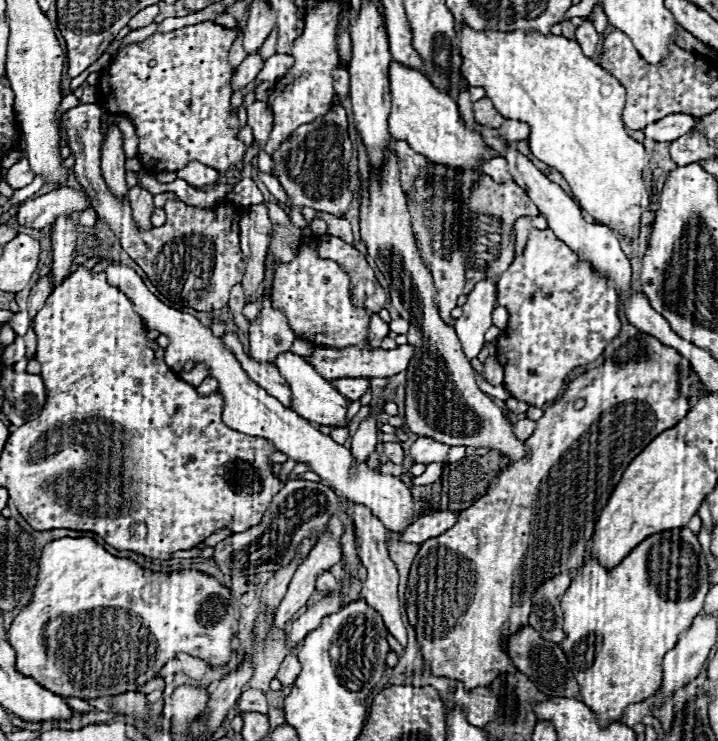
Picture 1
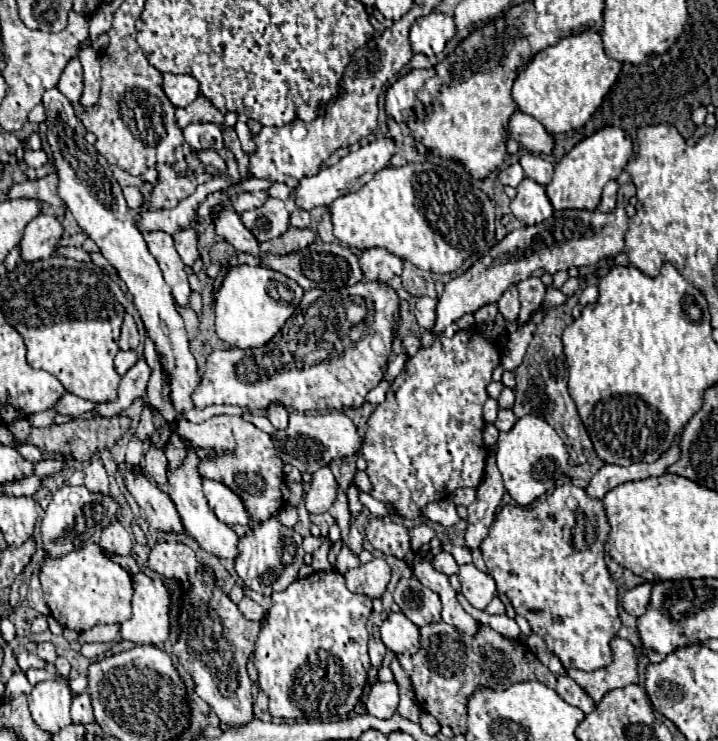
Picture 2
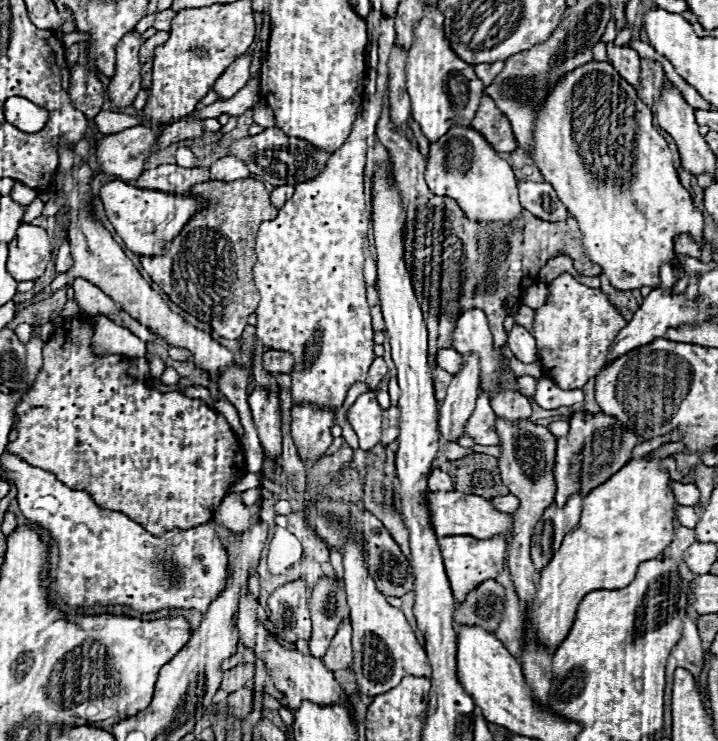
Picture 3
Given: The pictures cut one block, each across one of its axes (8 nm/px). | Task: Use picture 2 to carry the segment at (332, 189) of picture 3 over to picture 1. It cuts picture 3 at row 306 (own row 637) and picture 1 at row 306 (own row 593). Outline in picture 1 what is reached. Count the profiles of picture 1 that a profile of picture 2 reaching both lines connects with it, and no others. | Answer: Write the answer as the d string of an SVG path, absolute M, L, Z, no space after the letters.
M316 236L296 248L292 262L276 268L272 294L274 306L286 312L288 322L300 340L320 348L364 346L368 342L368 314L352 306L348 274L336 262L318 258Z

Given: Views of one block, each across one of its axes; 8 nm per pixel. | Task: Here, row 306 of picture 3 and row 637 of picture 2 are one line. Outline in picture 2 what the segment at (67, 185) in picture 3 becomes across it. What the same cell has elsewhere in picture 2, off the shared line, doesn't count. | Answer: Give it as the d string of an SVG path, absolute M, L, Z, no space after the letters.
M146 574L134 576L132 618L120 624L120 636L124 640L162 646L170 636L170 594L168 586Z

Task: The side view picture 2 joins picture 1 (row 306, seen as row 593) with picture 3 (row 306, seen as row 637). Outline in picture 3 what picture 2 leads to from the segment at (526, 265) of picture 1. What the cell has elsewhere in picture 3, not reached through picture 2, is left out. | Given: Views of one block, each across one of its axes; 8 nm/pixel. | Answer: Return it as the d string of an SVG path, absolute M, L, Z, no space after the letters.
M568 272L548 282L546 304L534 310L530 334L536 338L538 360L544 376L556 382L562 390L582 388L608 362L608 352L616 332L628 324L600 288L580 284Z

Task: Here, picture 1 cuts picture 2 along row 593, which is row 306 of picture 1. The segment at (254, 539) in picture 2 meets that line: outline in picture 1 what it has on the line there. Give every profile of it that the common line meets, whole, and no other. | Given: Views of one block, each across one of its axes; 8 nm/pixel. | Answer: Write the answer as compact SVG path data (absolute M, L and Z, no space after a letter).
M266 296L260 304L260 314L250 322L250 356L256 362L274 362L280 352L288 352L296 334L292 332L288 318L282 310L272 306L272 298Z

